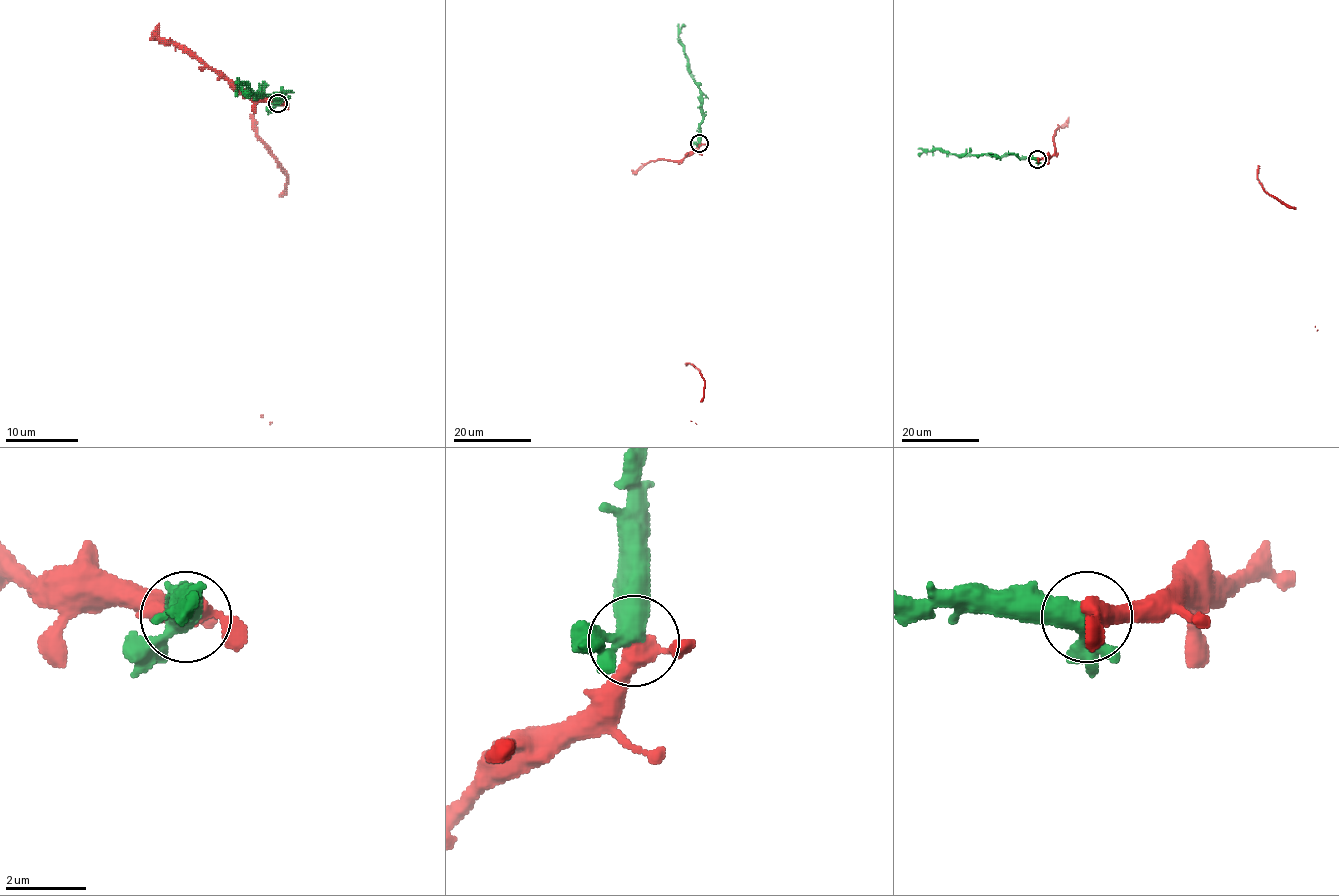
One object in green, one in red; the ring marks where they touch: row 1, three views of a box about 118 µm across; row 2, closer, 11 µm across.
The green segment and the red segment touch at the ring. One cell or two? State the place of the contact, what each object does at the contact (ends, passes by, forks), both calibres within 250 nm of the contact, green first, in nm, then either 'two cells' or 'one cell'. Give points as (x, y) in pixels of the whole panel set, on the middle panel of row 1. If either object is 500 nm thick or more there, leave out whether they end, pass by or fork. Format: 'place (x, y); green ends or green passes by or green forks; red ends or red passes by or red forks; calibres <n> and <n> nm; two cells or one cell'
place (699, 143); green passes by; red passes by; calibres 440 and 400 nm; one cell

